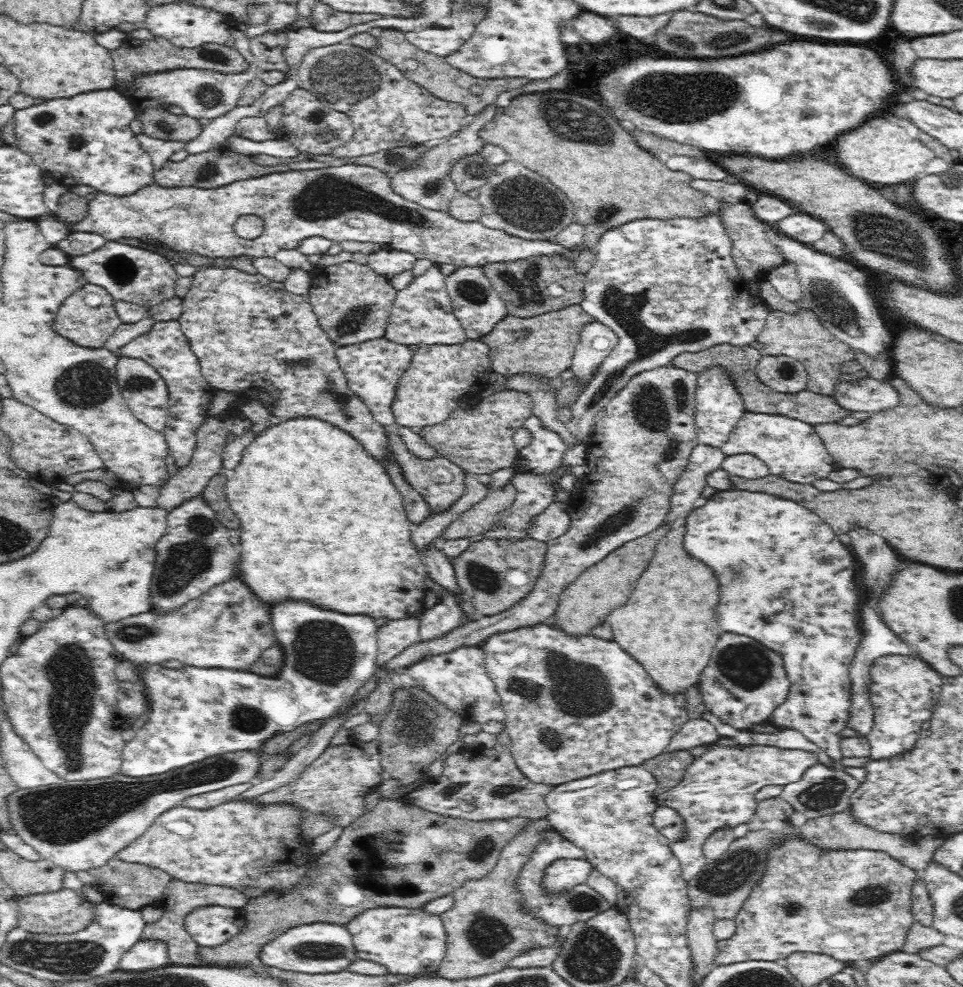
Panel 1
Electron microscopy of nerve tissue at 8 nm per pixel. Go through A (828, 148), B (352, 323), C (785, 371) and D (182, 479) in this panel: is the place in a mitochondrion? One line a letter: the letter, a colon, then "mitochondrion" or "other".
A: other
B: mitochondrion
C: mitochondrion
D: other

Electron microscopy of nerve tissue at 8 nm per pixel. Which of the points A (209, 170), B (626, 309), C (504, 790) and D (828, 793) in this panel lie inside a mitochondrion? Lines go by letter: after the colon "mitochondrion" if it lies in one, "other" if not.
A: mitochondrion
B: mitochondrion
C: mitochondrion
D: mitochondrion

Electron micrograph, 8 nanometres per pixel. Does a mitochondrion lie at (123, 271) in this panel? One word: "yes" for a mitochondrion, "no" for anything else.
yes

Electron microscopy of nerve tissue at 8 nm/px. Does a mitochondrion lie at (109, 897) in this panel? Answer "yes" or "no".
no

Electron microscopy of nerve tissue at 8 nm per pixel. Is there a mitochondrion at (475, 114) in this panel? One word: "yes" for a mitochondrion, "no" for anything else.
no

